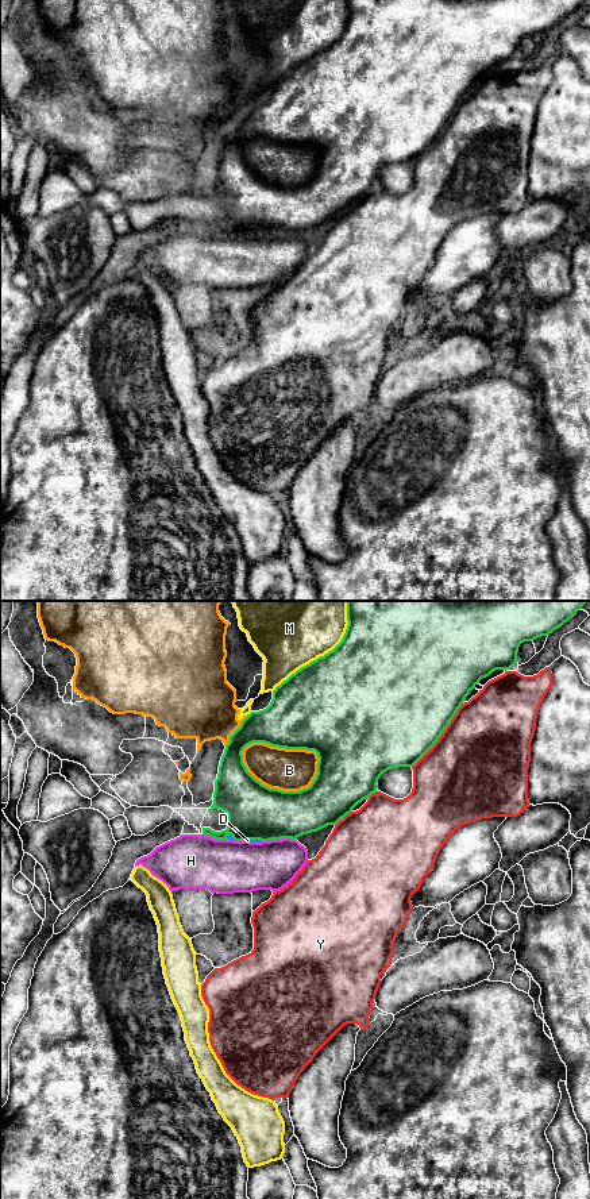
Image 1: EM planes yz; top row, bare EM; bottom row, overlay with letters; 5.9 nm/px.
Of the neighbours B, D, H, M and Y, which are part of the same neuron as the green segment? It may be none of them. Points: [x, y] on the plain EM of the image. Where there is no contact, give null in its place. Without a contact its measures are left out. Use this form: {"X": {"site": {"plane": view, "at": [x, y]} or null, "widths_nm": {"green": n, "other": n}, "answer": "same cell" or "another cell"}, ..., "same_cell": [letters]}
{"B": {"site": {"plane": "yz", "at": [288, 143]}, "widths_nm": {"green": 440, "other": 260}, "answer": "another cell"}, "D": {"site": {"plane": "yz", "at": [254, 234]}, "widths_nm": {"green": 340, "other": 20}, "answer": "another cell"}, "H": {"site": {"plane": "yz", "at": [278, 234]}, "widths_nm": {"green": 340, "other": 300}, "answer": "another cell"}, "M": {"site": {"plane": "yz", "at": [324, 50]}, "widths_nm": {"green": 500, "other": 380}, "answer": "another cell"}, "Y": {"site": {"plane": "yz", "at": [440, 130]}, "widths_nm": {"green": 500, "other": 500}, "answer": "another cell"}, "same_cell": []}

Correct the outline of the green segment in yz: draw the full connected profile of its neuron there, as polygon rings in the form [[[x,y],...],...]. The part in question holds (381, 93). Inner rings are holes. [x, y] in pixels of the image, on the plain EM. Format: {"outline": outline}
{"outline": [[[347,0],[348,20],[342,36],[332,46],[301,62],[277,81],[273,86],[270,100],[263,105],[247,109],[240,122],[230,131],[230,136],[220,155],[217,174],[215,176],[213,200],[208,204],[225,207],[228,211],[228,221],[221,227],[203,223],[203,230],[215,235],[228,235],[227,231],[231,230],[235,236],[296,235],[302,230],[317,227],[328,220],[336,220],[342,213],[350,209],[358,198],[377,188],[377,178],[383,167],[398,162],[413,162],[435,140],[466,92],[475,84],[482,73],[489,72],[495,65],[506,66],[516,61],[521,38],[548,31],[572,14],[582,1],[583,0]],[[252,138],[265,138],[271,142],[286,144],[315,146],[319,153],[316,173],[309,182],[300,186],[282,186],[262,180],[247,166],[243,158],[242,147]]]}

